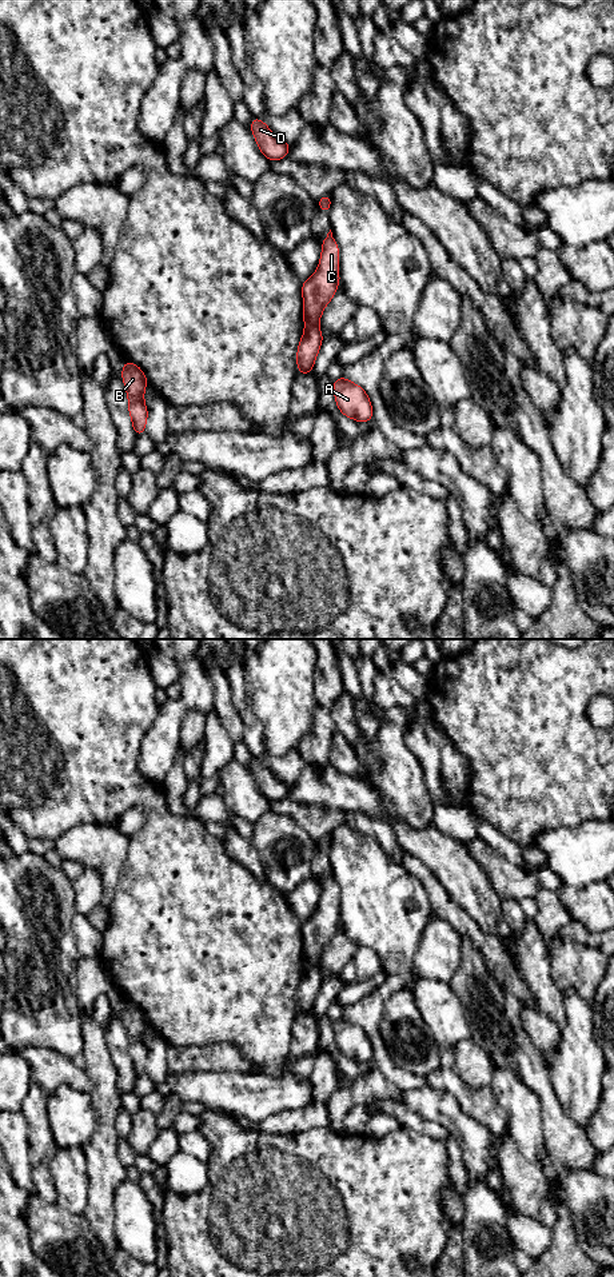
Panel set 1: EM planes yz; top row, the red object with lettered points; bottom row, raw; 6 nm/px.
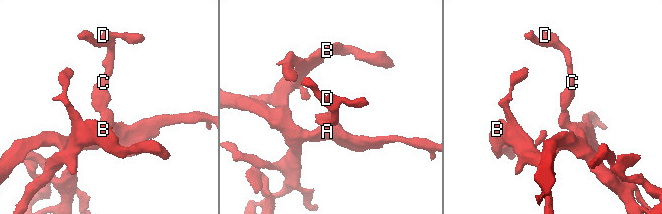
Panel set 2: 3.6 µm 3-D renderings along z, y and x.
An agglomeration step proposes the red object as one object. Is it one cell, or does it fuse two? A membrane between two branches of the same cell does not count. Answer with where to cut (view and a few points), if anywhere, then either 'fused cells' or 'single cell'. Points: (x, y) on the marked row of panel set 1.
yz (317, 324), (304, 328) | fused cells

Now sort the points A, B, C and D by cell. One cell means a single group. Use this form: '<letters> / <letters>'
A B / C D

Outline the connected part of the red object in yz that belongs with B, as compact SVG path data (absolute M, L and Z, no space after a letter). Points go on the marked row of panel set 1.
M127 360L121 370L123 383L128 396L128 410L135 435L145 432L148 410L144 403L144 391L148 380L141 368Z

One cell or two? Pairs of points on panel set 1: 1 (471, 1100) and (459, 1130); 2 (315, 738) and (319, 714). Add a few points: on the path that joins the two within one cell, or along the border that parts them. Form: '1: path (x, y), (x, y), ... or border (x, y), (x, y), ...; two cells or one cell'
1: border (443, 1092), (453, 1096), (465, 1112), (491, 1132); two cells
2: path (319, 733), (319, 719); one cell

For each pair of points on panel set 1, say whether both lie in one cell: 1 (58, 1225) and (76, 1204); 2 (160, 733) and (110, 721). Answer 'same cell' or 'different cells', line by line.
1: different cells
2: different cells

